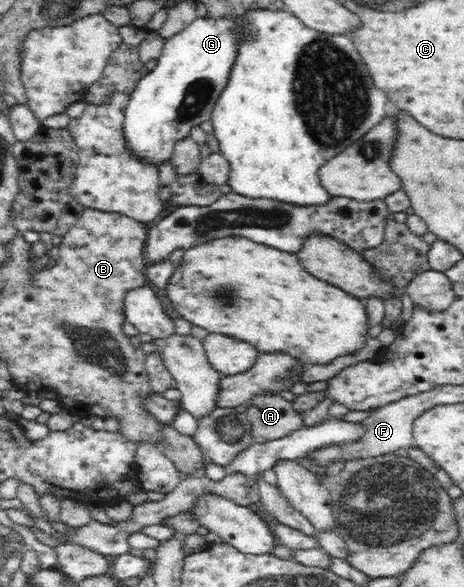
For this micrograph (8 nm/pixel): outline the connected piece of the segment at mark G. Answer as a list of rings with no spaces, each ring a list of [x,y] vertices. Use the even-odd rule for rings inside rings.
[[[196,18],[182,32],[165,39],[160,58],[145,71],[142,78],[128,93],[128,104],[124,107],[125,151],[138,162],[152,166],[171,163],[176,146],[190,137],[192,128],[212,119],[213,109],[222,90],[227,85],[229,70],[237,53],[237,37],[232,31],[236,18]]]

